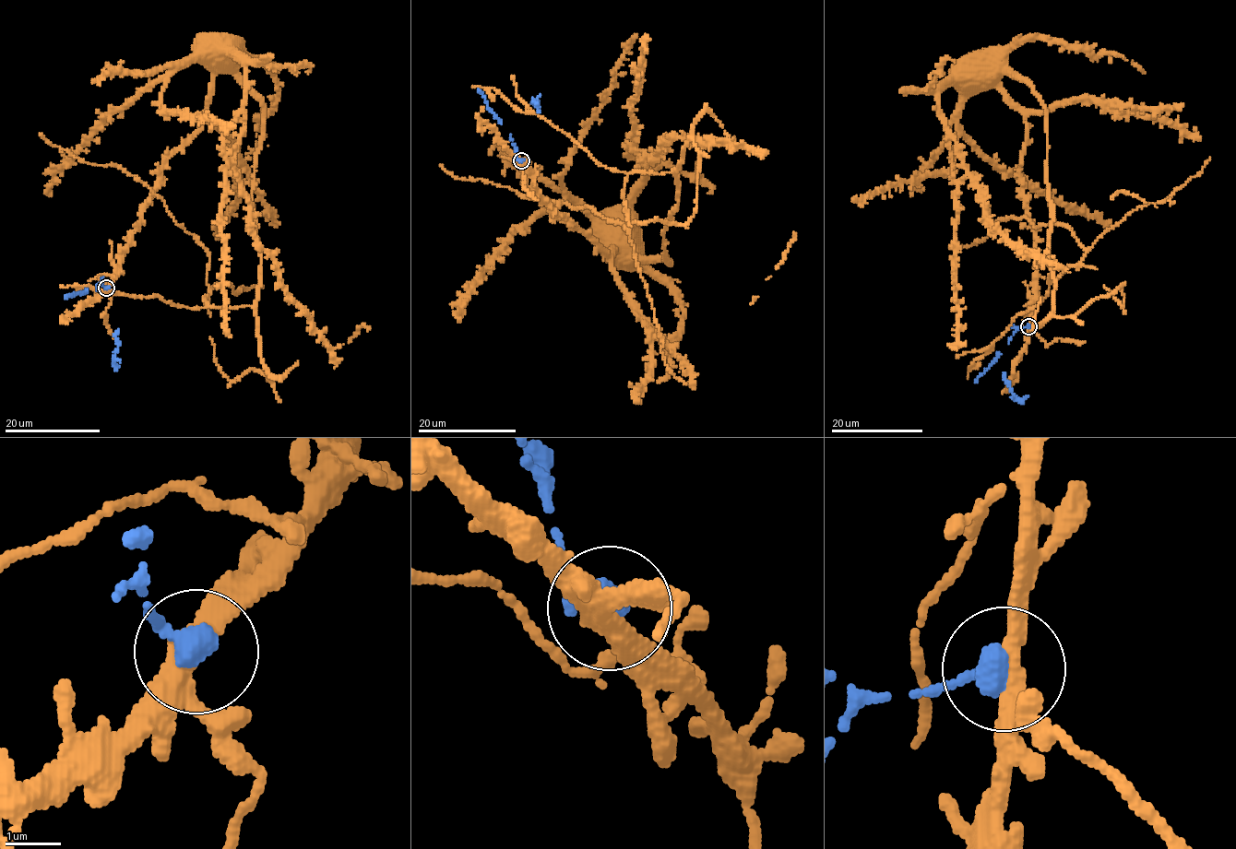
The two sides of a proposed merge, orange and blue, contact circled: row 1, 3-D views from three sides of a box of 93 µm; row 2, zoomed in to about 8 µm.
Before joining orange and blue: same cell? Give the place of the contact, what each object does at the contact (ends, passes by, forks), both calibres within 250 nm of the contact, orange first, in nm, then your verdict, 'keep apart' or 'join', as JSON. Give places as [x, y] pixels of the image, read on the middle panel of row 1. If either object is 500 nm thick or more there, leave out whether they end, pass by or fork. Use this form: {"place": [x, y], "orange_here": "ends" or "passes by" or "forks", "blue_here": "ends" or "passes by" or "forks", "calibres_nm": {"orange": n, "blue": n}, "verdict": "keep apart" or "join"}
{"place": [521, 160], "orange_here": "forks", "blue_here": "ends", "calibres_nm": {"orange": 320, "blue": 480}, "verdict": "keep apart"}

